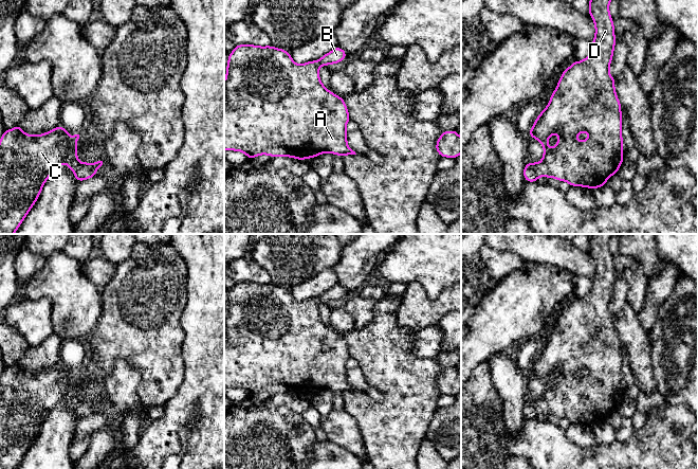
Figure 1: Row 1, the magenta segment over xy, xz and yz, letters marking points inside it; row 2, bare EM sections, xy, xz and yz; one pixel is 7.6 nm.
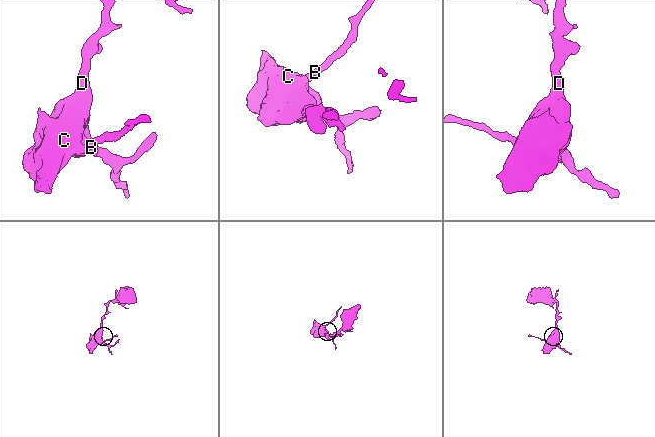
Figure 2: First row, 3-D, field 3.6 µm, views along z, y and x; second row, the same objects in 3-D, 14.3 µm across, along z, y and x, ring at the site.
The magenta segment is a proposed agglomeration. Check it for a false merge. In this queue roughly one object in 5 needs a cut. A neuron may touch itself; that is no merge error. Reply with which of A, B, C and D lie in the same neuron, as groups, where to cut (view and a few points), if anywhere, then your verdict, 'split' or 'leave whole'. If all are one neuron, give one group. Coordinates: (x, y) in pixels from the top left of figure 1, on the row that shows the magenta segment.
groups A B C D; cut none; leave whole

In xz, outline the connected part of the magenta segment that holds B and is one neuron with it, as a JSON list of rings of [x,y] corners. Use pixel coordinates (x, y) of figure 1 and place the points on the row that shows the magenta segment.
[[[239,44],[228,56],[224,82],[224,149],[244,152],[250,160],[259,155],[292,157],[298,160],[314,158],[323,152],[338,156],[356,155],[347,144],[346,124],[350,121],[343,97],[333,94],[322,84],[318,68],[341,62],[347,53],[336,47],[316,61],[295,64],[282,49],[272,46]]]

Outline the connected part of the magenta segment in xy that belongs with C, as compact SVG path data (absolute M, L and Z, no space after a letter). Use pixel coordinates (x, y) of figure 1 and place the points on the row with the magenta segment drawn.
M20 125L4 130L0 140L0 234L17 231L37 201L47 179L60 164L66 163L74 172L77 182L96 176L96 169L106 161L98 159L95 164L80 164L76 152L78 139L79 134L71 133L60 125L39 136L23 133Z

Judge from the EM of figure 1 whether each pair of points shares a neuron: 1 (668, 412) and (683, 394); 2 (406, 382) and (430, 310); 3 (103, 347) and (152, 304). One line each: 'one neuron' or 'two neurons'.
1: two neurons
2: two neurons
3: one neuron

